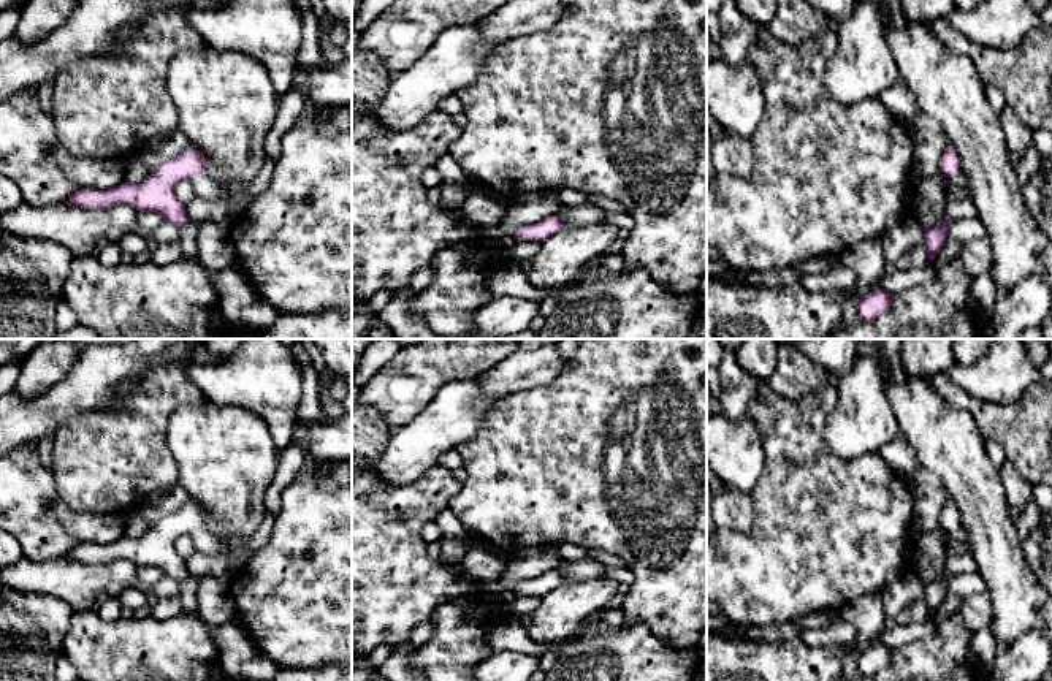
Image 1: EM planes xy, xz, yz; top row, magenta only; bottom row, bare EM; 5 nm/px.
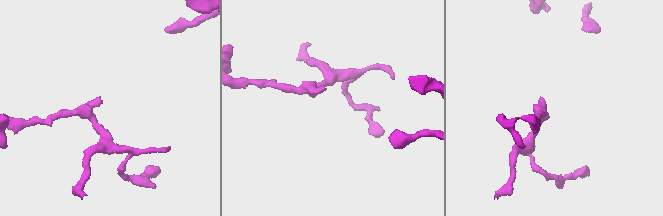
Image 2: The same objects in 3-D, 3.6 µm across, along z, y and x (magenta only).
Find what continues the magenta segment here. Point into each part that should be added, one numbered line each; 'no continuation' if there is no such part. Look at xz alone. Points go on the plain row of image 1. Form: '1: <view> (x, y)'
1: xz (523, 605)

